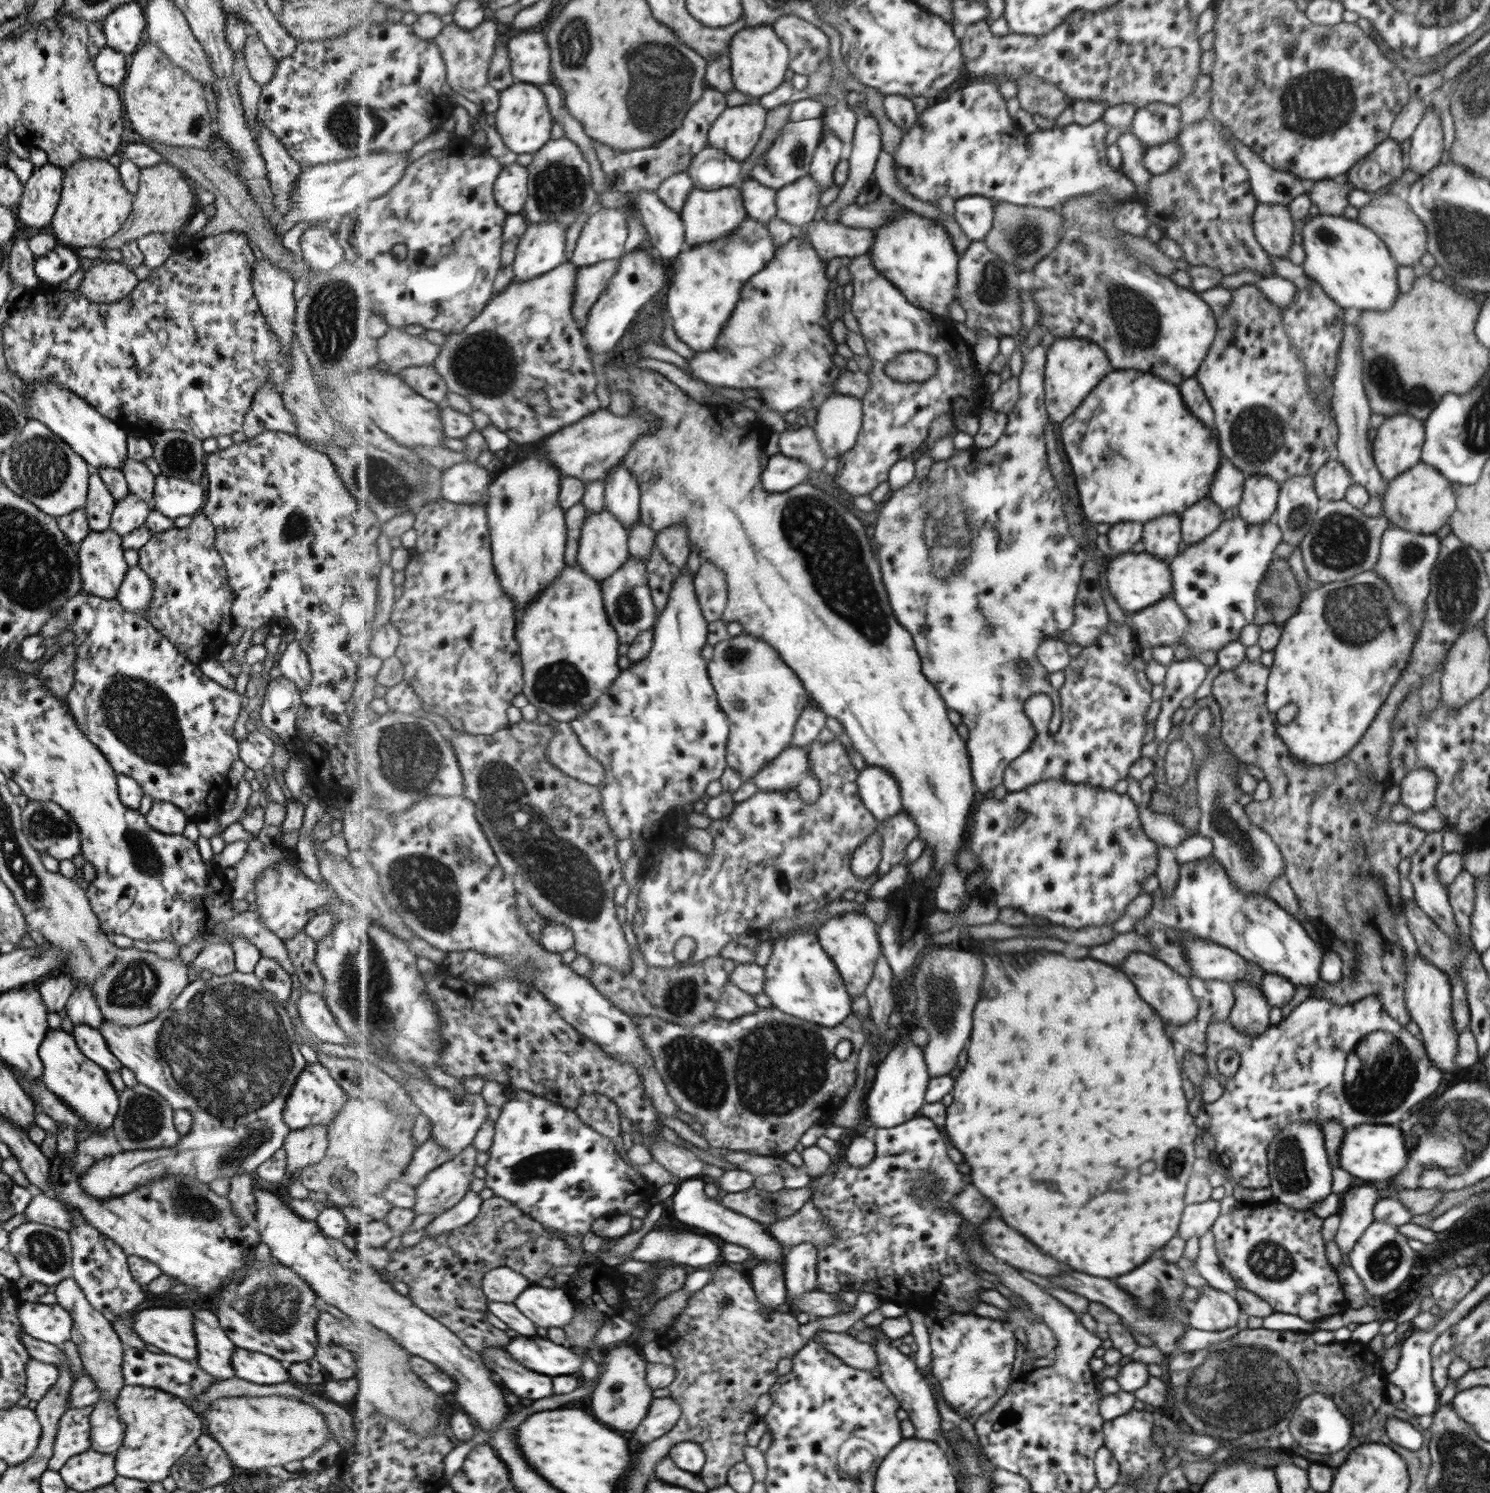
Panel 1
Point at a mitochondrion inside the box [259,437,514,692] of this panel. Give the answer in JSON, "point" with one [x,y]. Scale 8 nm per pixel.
{"point":[388,486]}

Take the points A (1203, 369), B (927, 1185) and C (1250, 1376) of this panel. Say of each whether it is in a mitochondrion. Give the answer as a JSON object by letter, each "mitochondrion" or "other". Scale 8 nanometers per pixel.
{"A":"other","B":"mitochondrion","C":"mitochondrion"}

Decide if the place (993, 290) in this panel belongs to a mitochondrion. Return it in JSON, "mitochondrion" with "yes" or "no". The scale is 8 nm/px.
{"mitochondrion":"yes"}

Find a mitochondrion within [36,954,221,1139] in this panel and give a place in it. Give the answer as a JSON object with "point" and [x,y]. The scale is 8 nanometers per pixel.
{"point":[134,987]}

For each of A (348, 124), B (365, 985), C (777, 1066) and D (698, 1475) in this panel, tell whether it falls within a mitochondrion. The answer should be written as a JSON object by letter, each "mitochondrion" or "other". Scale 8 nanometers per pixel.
{"A":"mitochondrion","B":"mitochondrion","C":"mitochondrion","D":"other"}

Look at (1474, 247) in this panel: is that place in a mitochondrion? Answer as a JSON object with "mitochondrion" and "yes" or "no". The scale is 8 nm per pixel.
{"mitochondrion":"yes"}

